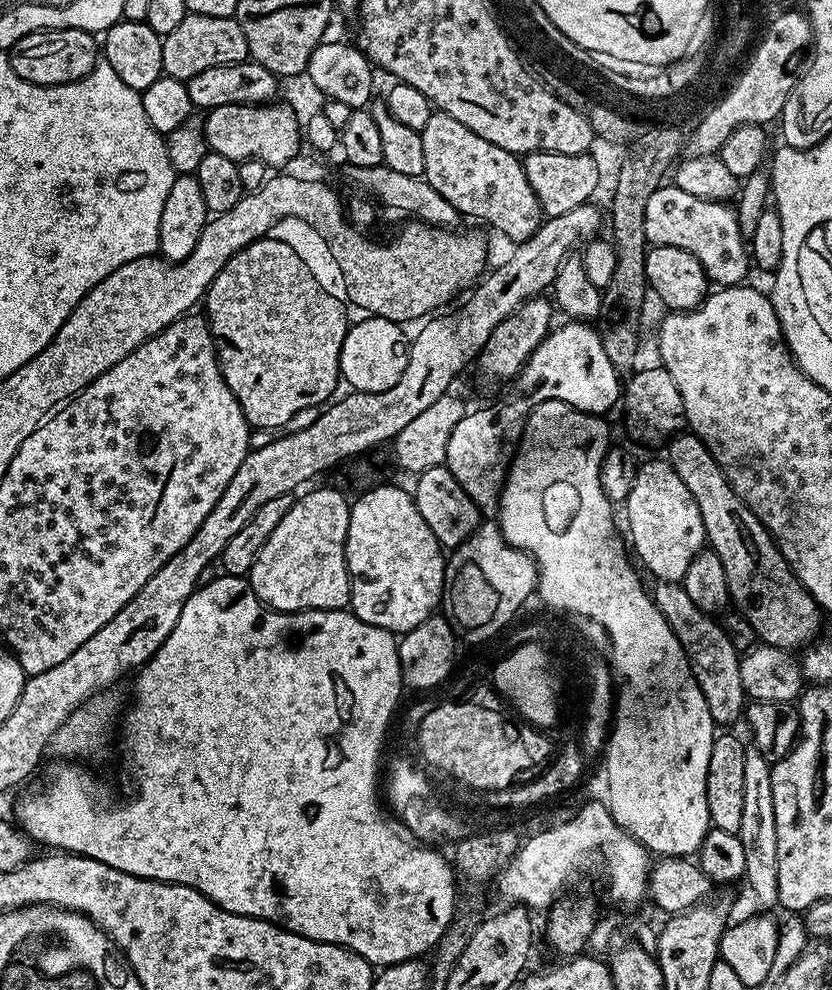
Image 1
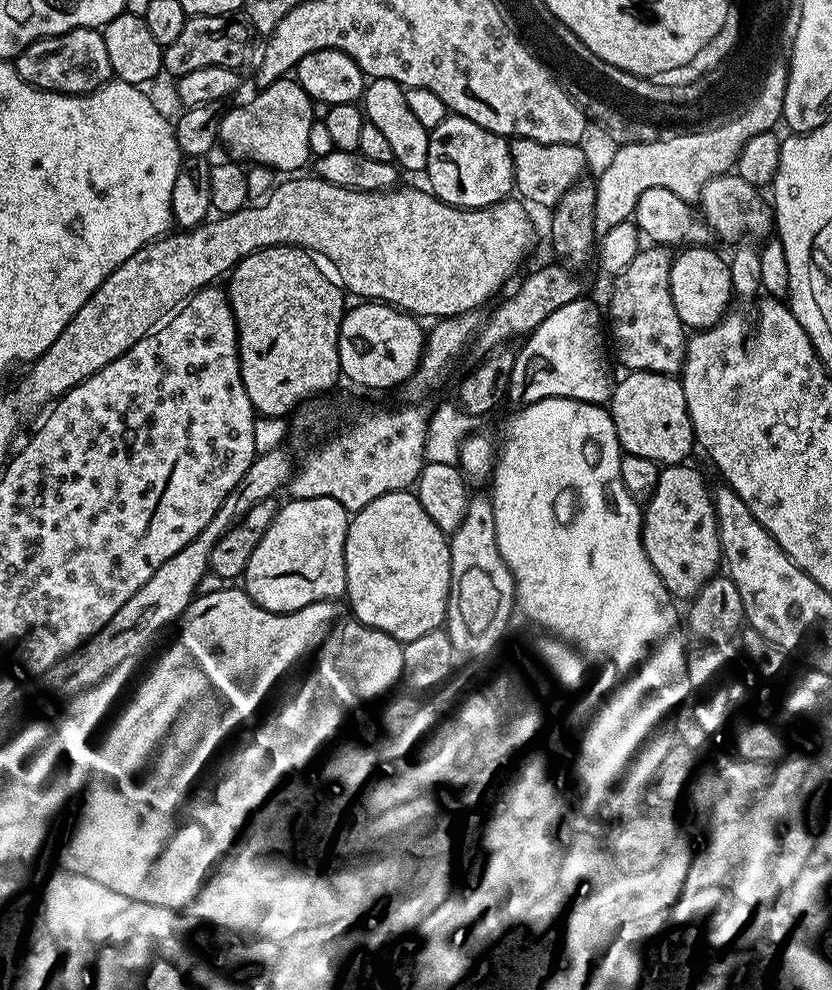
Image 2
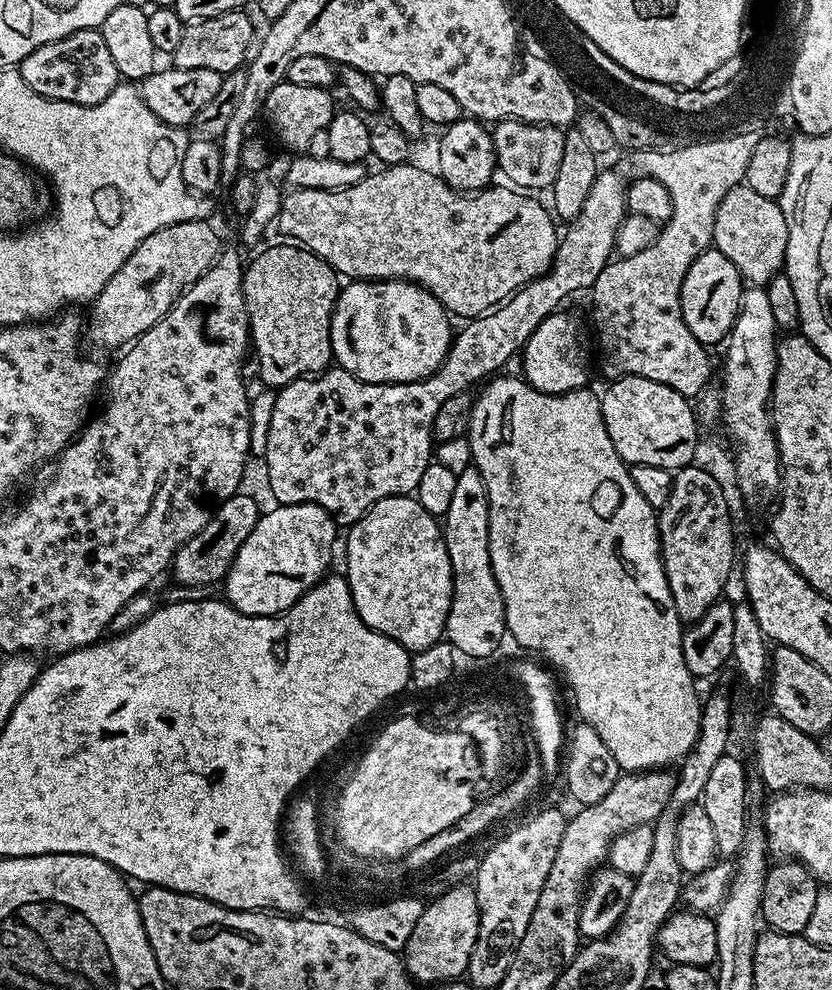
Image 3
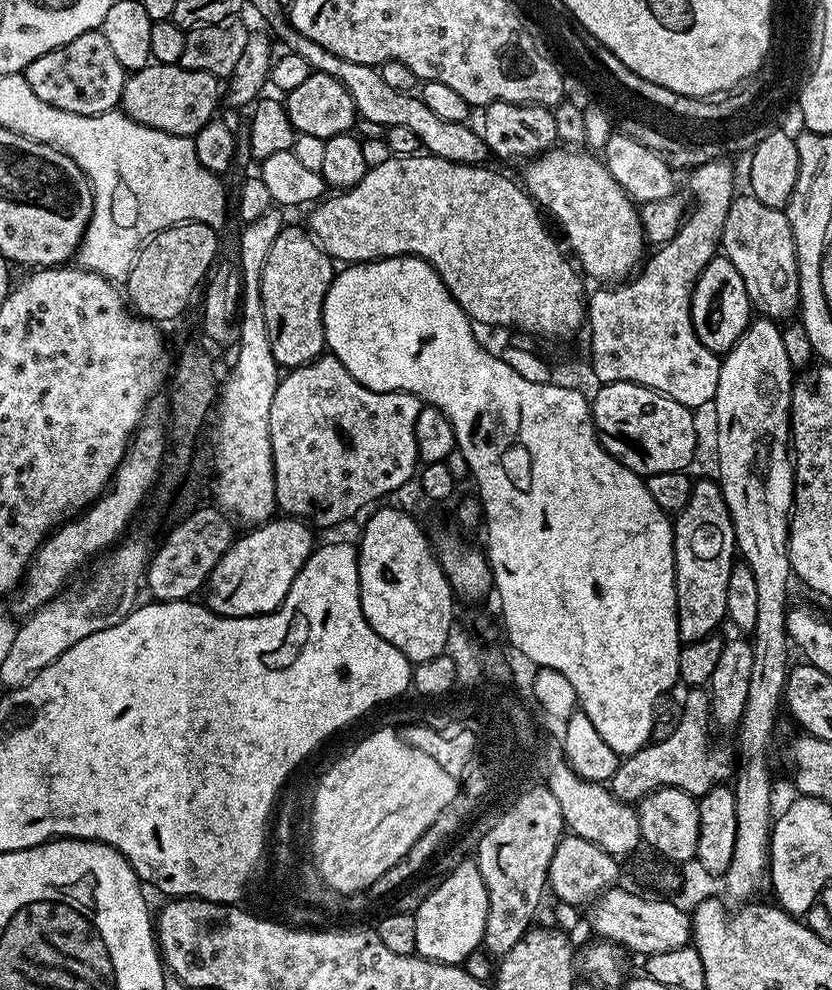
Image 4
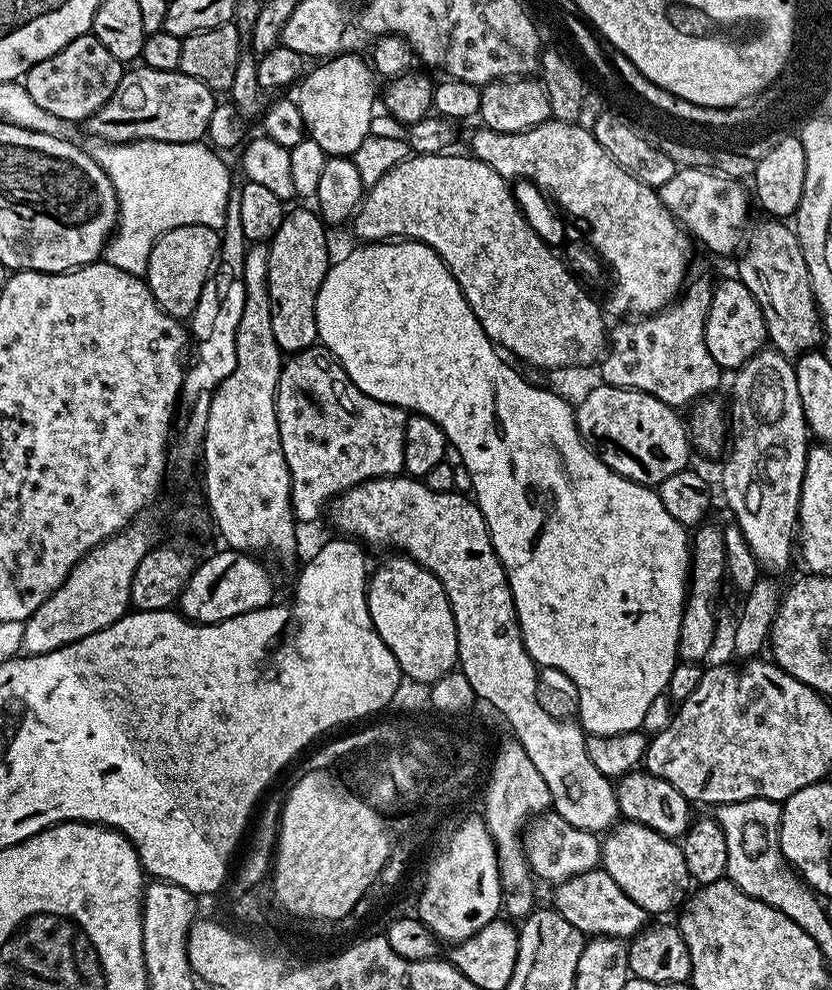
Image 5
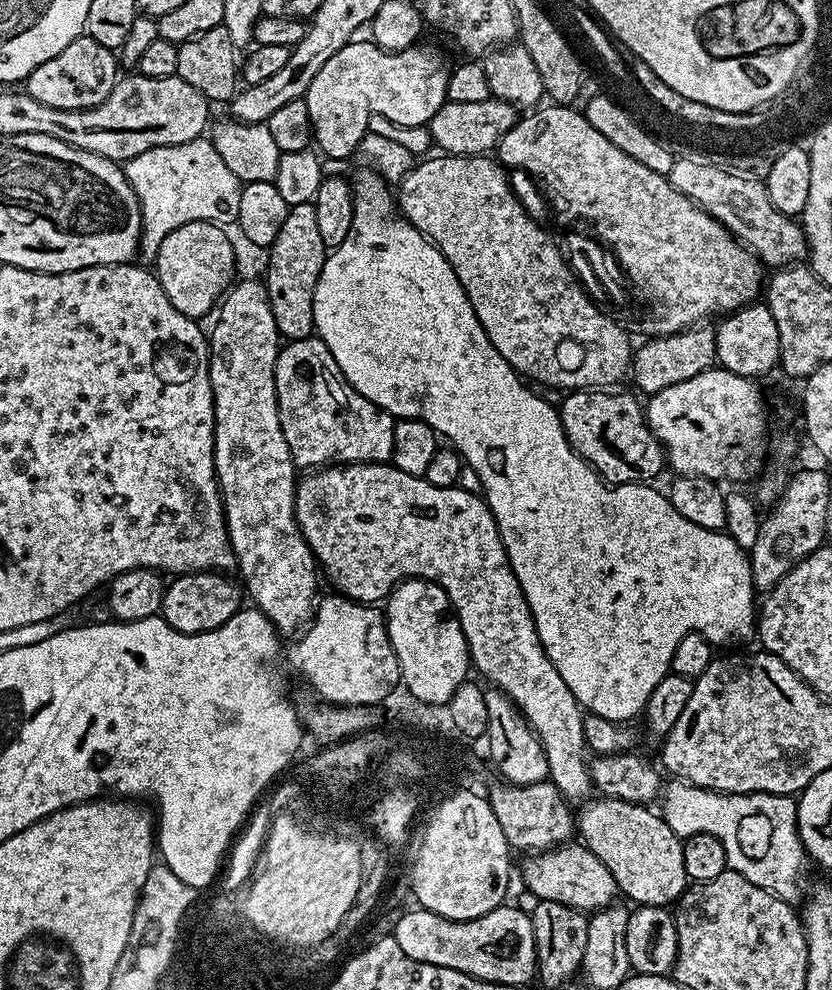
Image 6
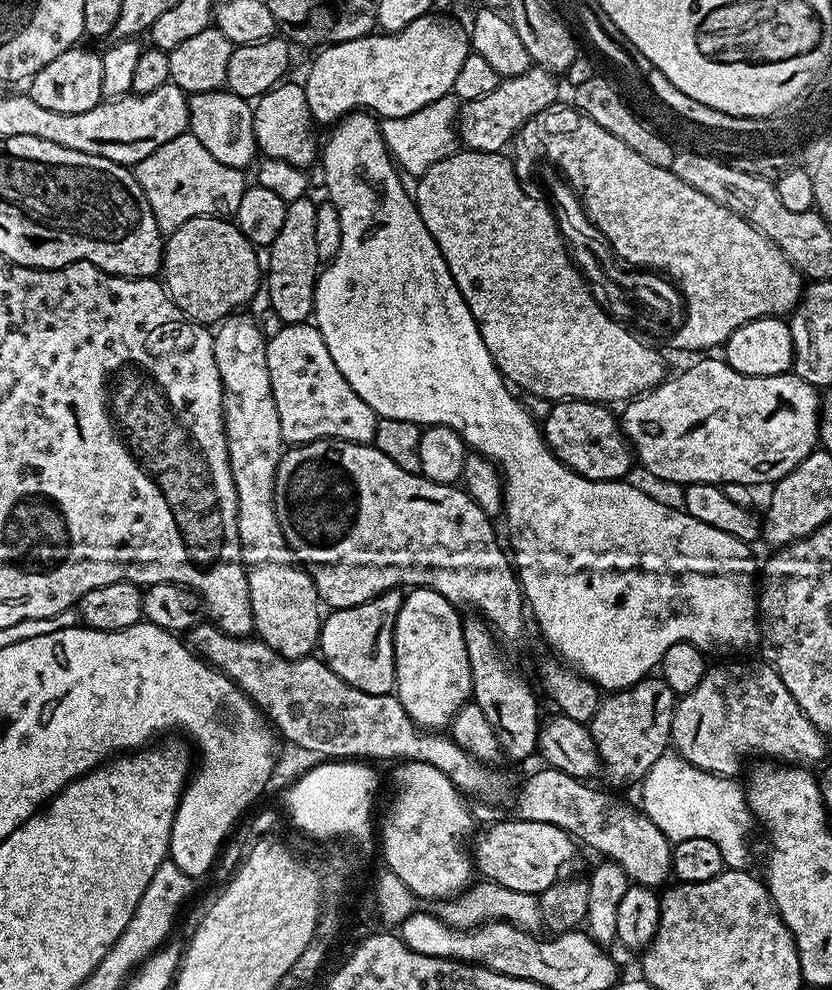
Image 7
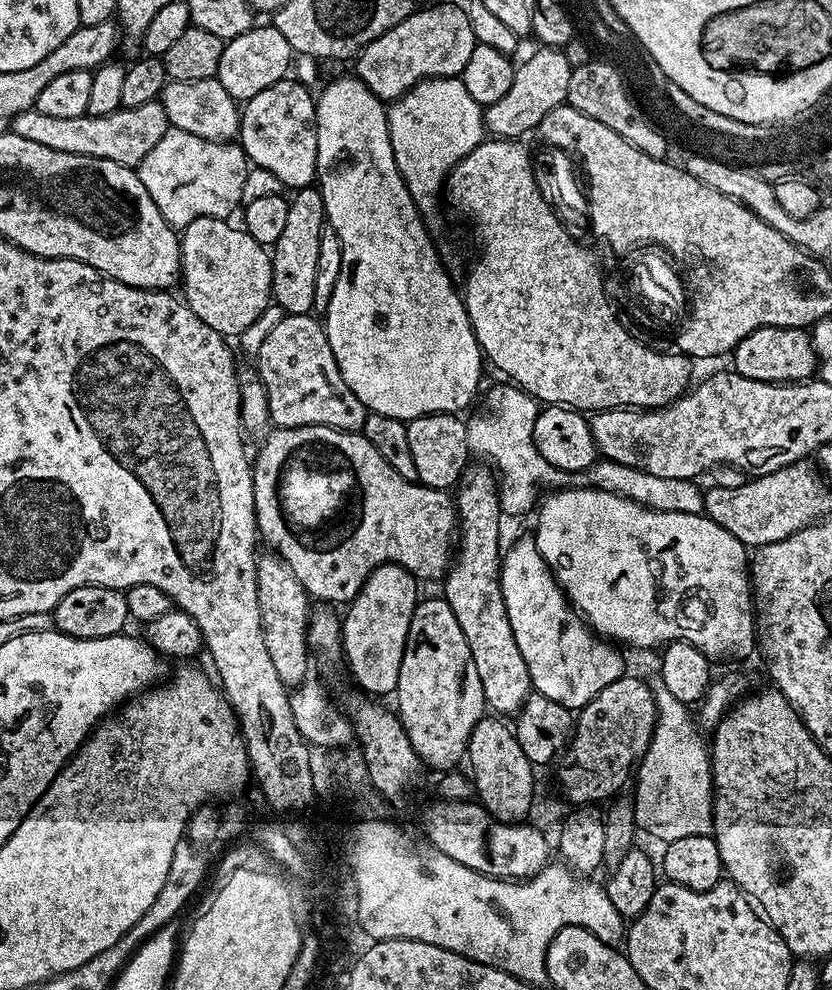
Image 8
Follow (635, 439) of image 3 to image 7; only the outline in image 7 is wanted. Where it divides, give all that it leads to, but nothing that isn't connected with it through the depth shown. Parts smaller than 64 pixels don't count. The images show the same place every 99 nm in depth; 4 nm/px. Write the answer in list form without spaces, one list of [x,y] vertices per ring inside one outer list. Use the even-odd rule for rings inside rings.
[[[561,400],[559,402],[553,403],[552,409],[549,412],[549,416],[542,420],[542,431],[544,434],[544,440],[548,444],[548,448],[552,453],[557,456],[564,465],[567,466],[570,470],[574,470],[578,475],[585,476],[591,480],[618,480],[623,481],[624,476],[628,471],[631,470],[632,466],[634,467],[634,453],[632,448],[628,443],[627,437],[624,436],[624,432],[621,428],[621,421],[618,419],[617,413],[613,411],[611,407],[595,404],[589,400]]]

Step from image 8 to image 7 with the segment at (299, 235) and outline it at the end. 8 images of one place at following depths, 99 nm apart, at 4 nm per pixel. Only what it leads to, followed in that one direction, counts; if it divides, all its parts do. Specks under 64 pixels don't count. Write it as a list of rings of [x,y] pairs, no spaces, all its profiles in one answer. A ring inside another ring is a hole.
[[[312,198],[295,200],[288,204],[286,222],[278,238],[267,249],[266,292],[268,304],[281,325],[302,324],[313,315],[316,307],[316,277],[321,271],[322,262],[318,258],[318,246],[314,246],[314,229],[318,219],[317,201]]]

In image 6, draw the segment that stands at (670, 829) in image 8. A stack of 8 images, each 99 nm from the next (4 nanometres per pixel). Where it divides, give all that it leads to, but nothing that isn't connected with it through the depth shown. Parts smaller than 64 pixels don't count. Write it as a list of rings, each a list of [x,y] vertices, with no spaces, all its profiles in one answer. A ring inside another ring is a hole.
[[[679,778],[668,783],[662,788],[662,817],[674,834],[681,838],[714,834],[726,850],[731,871],[742,874],[746,882],[754,882],[754,886],[783,900],[796,902],[801,899],[800,875],[806,865],[806,853],[796,825],[796,800],[792,796],[771,796],[768,792],[715,792],[685,784]]]

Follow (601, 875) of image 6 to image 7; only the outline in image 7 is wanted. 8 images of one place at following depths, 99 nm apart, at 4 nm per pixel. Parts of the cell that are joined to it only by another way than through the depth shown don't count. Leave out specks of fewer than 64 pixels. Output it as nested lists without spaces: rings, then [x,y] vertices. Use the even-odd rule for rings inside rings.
[[[519,818],[500,820],[492,824],[480,837],[477,835],[474,864],[485,881],[518,890],[539,894],[561,879],[564,867],[578,848],[577,841],[564,829],[550,822],[524,821]]]

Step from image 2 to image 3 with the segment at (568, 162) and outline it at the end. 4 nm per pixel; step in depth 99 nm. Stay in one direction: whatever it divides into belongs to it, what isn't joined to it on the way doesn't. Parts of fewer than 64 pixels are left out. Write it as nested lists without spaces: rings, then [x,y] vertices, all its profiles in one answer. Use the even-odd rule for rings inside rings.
[[[498,120],[491,133],[499,175],[504,175],[509,185],[520,190],[551,189],[554,178],[558,178],[558,166],[562,166],[564,132],[561,129],[525,120]]]

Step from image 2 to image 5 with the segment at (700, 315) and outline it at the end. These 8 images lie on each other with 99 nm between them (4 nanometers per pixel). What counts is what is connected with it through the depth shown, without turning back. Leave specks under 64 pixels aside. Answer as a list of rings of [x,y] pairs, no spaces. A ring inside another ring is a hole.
[[[738,278],[724,280],[721,284],[719,281],[715,285],[709,316],[706,318],[705,340],[711,357],[722,370],[737,370],[766,348],[766,318],[762,318],[762,310],[758,302],[754,302],[754,294],[750,294],[750,290],[746,290],[746,286]]]

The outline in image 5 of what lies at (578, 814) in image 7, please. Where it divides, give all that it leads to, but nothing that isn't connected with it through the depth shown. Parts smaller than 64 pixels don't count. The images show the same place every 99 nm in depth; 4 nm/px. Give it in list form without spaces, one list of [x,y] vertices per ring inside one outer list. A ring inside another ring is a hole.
[[[622,820],[605,835],[601,843],[601,865],[604,871],[614,878],[614,882],[621,886],[622,892],[652,916],[672,909],[675,911],[687,899],[692,886],[683,847],[671,837],[660,835],[641,823]]]

